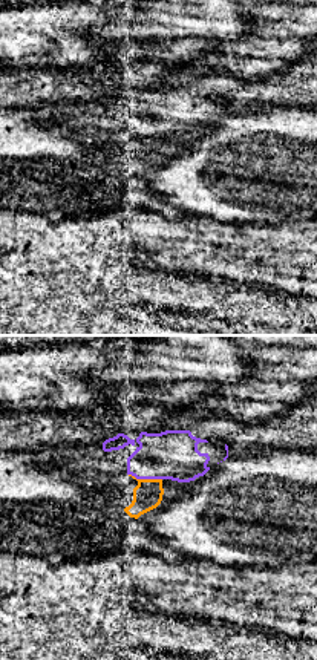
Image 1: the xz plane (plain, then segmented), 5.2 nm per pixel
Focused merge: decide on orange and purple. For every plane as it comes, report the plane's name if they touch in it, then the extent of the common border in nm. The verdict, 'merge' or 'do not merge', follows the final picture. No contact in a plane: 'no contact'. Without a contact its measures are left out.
contact in xz; length 180 nm

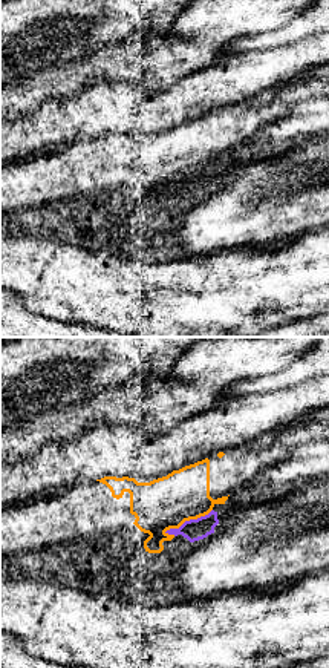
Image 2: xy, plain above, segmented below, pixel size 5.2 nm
contact in xy; length 280 nm

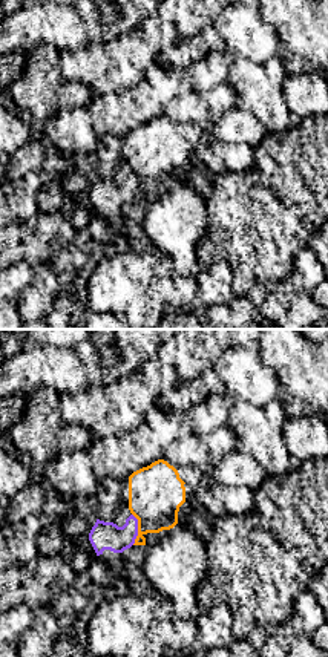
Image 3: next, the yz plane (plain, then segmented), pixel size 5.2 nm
contact in yz; length 170 nm

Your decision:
do not merge

